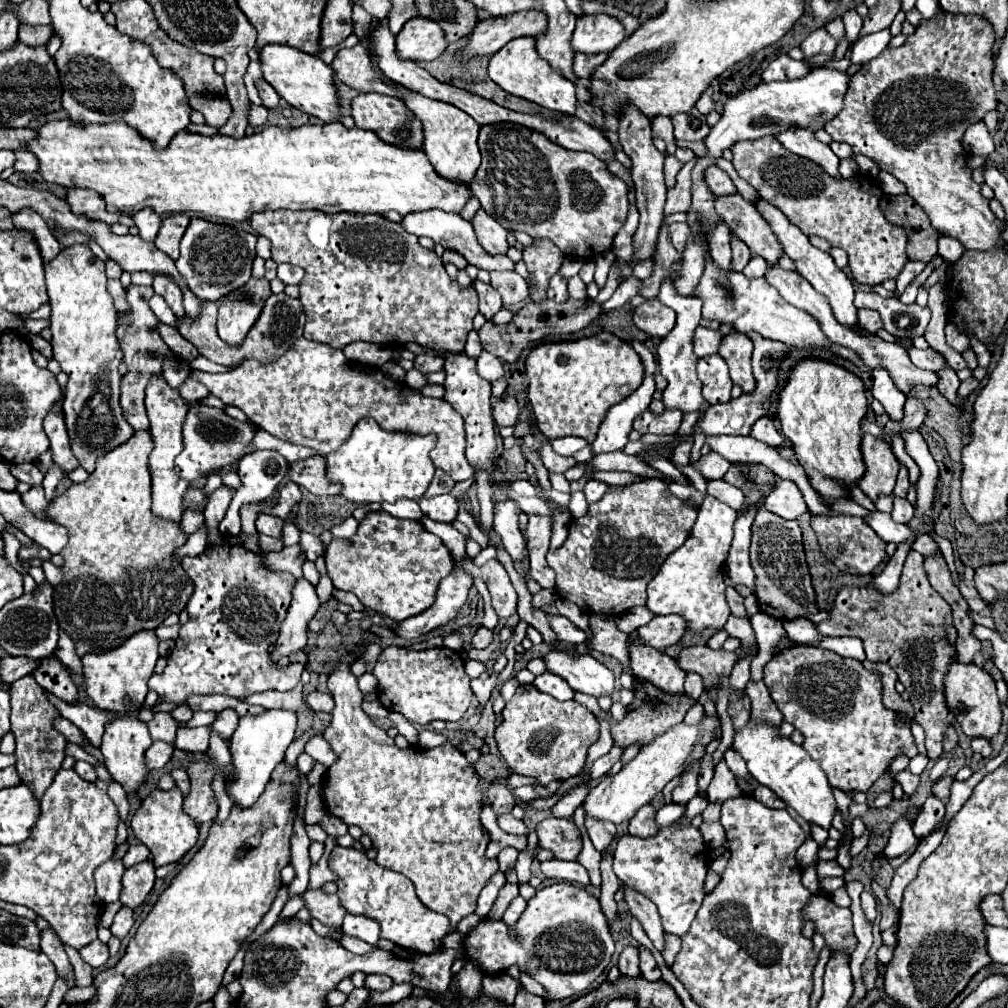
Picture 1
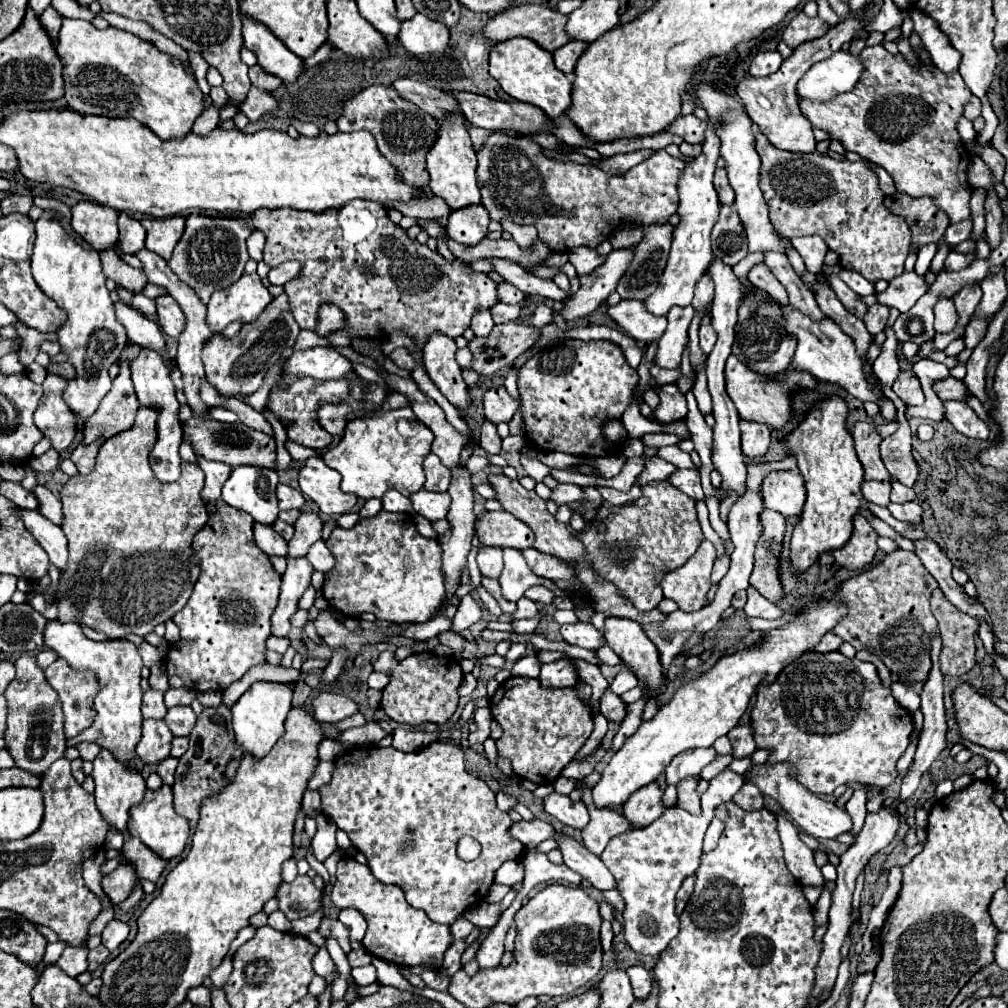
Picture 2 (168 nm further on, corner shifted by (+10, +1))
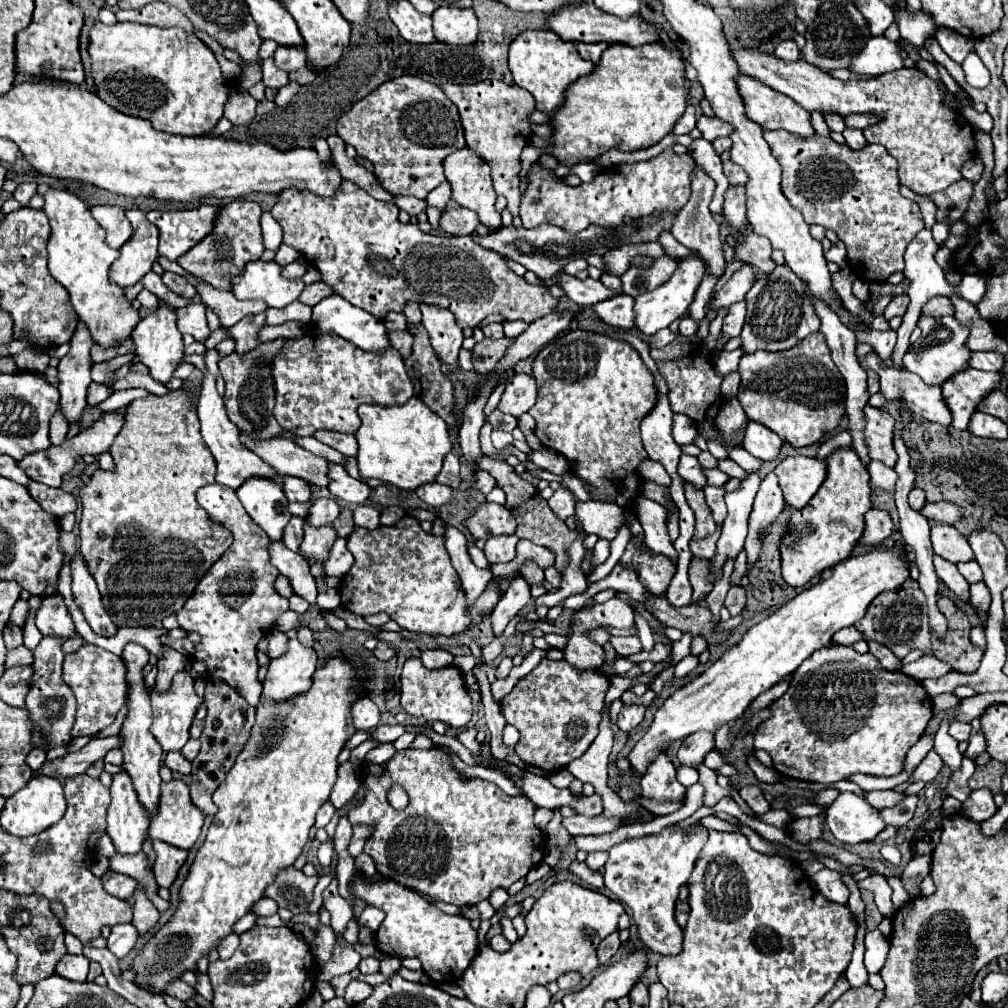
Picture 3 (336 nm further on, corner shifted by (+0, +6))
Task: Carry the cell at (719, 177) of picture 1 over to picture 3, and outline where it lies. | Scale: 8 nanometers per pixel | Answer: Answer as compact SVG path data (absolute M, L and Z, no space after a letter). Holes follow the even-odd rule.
M730 160L724 162L724 174L726 174L730 186L744 186L744 184L748 182L746 172L744 172L738 164L734 164L734 162L730 162Z

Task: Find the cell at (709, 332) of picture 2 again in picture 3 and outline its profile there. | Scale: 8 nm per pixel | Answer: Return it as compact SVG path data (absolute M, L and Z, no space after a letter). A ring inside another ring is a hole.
M738 302L734 306L728 308L728 314L722 322L722 334L728 338L736 338L740 336L742 324L744 324L744 316L746 316L746 302Z

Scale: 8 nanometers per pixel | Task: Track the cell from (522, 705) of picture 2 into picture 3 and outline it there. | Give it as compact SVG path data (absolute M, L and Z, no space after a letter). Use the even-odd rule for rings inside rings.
M542 660L528 676L520 678L510 694L502 698L502 714L508 724L516 726L520 732L520 740L516 744L516 754L530 766L536 766L548 774L562 770L574 758L580 758L598 734L600 710L604 706L604 696L610 682L608 676L600 670L574 670L566 664L566 660Z

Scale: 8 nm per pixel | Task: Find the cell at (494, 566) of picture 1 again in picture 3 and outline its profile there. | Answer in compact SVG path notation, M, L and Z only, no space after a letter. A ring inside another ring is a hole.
M494 536L486 540L484 554L490 564L498 562L510 562L516 556L516 536Z

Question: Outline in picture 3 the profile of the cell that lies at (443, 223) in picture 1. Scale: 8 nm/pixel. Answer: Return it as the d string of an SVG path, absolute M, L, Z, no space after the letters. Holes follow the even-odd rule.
M558 272L556 286L564 290L564 294L574 300L578 306L592 306L596 302L602 302L606 298L612 298L614 292L608 290L600 280L578 280L576 276L568 276L566 272Z

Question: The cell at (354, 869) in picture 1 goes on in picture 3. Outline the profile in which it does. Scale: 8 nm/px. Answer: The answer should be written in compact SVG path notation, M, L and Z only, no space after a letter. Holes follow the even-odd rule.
M356 872L350 880L352 894L366 904L382 908L386 918L376 930L376 948L384 956L394 958L418 958L426 976L432 982L454 982L458 980L472 958L476 956L476 930L464 916L450 916L438 910L434 904L424 900L418 892L384 878L380 874L366 876Z

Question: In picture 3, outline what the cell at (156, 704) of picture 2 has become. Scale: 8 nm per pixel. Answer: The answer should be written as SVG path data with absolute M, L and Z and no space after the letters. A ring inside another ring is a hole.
M162 648L164 656L158 660L158 676L156 676L156 684L154 684L154 692L164 692L170 690L170 682L174 678L176 672L186 668L188 658L172 648Z

